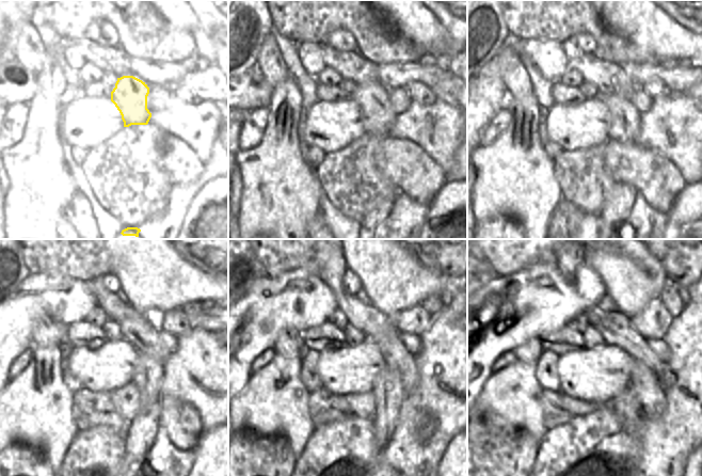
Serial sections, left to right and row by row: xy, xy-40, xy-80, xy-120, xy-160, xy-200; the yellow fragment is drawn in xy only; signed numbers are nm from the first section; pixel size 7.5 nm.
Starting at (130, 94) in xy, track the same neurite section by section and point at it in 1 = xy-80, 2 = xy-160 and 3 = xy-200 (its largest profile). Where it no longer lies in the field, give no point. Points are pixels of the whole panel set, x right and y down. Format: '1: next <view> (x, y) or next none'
1: next xy-80 (624, 126)
2: next xy-160 (387, 391)
3: next xy-200 (627, 407)

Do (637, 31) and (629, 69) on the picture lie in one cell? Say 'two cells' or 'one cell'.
two cells

